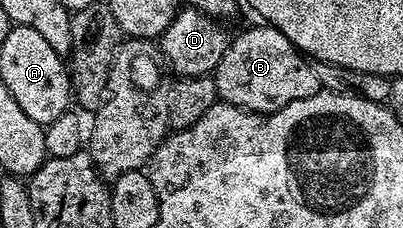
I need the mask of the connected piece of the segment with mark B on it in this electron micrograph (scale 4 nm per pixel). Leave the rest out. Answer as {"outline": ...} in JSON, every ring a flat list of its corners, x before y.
{"outline":[[260,26,249,27,230,38,227,53,223,53,223,61,219,61,213,75,218,100,242,107,244,111,268,113,322,90,313,63,297,50,297,46,279,29]]}

